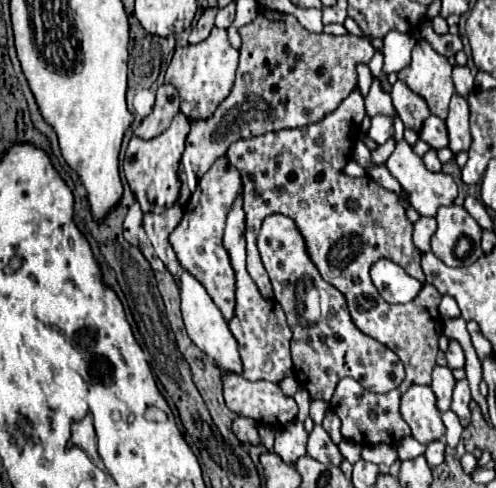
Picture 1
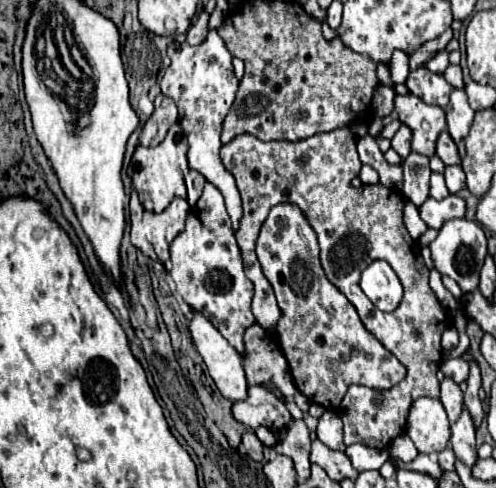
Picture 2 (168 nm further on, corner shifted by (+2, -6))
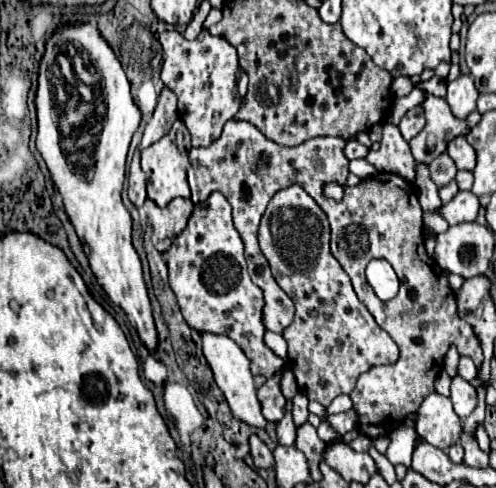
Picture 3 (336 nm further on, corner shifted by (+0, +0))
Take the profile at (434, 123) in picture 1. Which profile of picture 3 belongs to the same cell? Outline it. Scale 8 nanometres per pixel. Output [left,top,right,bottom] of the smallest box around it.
[446,136,476,170]

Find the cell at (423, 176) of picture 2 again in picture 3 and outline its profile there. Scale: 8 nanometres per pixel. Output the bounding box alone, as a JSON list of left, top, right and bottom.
[424,212,448,234]

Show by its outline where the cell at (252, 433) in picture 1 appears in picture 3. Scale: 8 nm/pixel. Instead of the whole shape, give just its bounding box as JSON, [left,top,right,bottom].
[250,434,274,468]

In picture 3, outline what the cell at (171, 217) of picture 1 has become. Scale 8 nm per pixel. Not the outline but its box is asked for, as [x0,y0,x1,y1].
[146,198,192,252]

